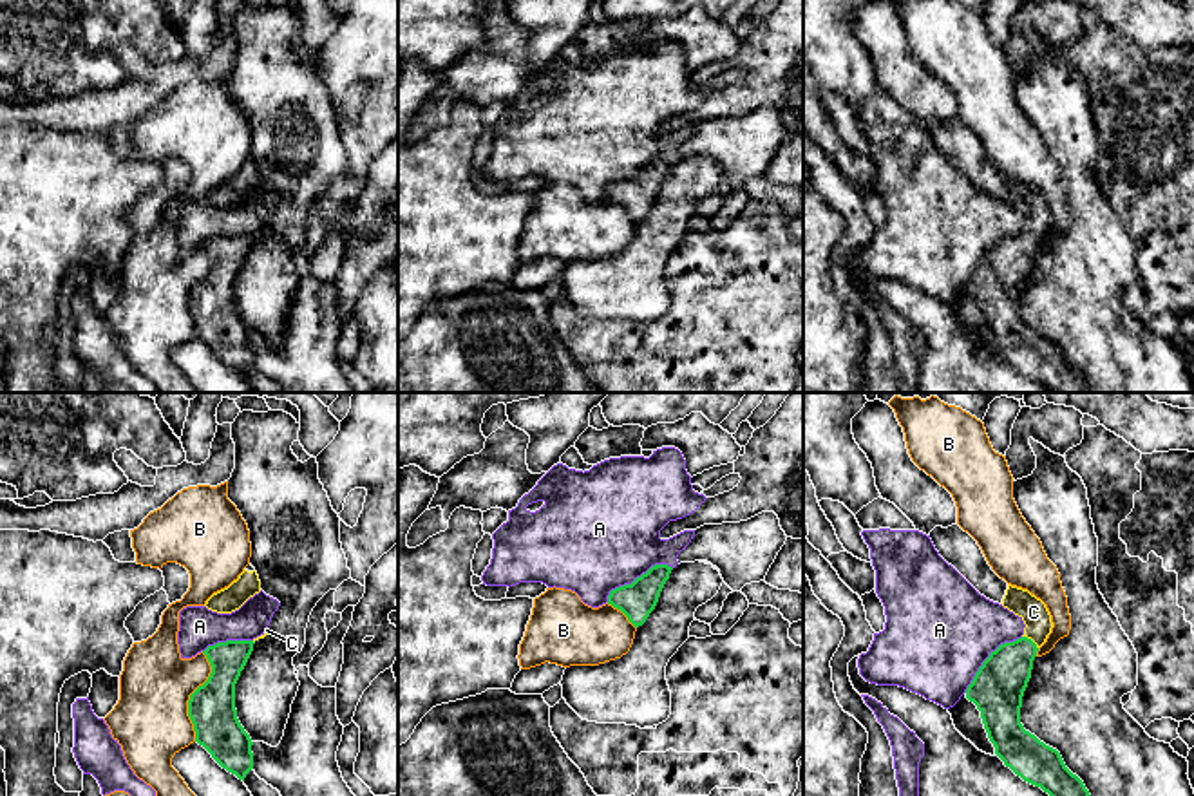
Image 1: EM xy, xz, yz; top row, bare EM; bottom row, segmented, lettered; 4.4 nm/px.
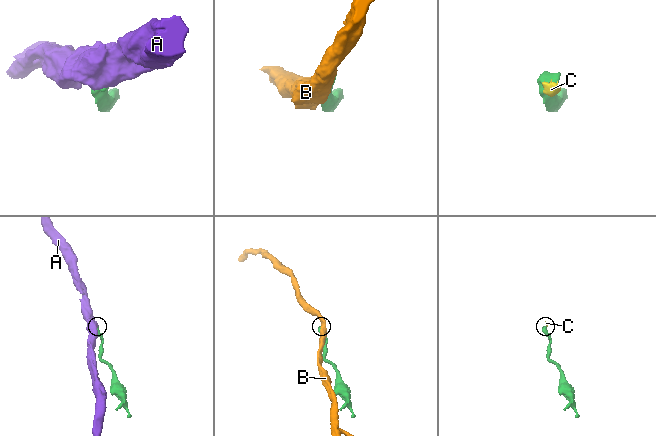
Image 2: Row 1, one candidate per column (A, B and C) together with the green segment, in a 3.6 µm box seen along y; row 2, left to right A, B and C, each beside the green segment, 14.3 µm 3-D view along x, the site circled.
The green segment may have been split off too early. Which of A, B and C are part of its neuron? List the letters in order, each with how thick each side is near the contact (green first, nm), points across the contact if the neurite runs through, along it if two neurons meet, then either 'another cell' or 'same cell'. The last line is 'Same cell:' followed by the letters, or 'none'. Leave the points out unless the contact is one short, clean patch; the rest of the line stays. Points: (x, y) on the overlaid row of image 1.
A: 160 nm thick on the green side, 500 nm on the other; another cell
B: 200 nm thick on the green side, 340 nm on the other; another cell
C: 240 nm thick on the green side, 120 nm on the other; runs through yz (999, 684), (1010, 664), (1032, 641), (1033, 612); same cell
Same cell: C

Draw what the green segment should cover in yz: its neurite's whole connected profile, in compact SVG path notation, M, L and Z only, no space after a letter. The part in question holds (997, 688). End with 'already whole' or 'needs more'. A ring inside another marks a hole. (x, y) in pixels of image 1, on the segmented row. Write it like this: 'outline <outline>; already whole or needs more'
outline M957 523L948 528L935 526L928 535L939 555L981 595L1002 604L1026 624L1020 639L990 653L966 689L966 698L981 711L995 754L1017 776L1049 796L1091 796L1084 782L1066 767L1060 753L1020 724L1033 660L1053 628L1046 604L1000 579L977 541Z; needs more

